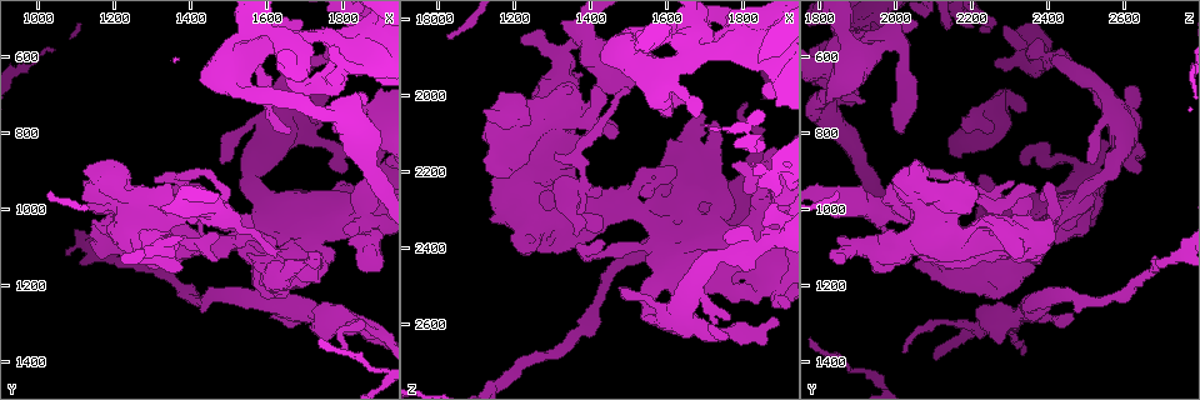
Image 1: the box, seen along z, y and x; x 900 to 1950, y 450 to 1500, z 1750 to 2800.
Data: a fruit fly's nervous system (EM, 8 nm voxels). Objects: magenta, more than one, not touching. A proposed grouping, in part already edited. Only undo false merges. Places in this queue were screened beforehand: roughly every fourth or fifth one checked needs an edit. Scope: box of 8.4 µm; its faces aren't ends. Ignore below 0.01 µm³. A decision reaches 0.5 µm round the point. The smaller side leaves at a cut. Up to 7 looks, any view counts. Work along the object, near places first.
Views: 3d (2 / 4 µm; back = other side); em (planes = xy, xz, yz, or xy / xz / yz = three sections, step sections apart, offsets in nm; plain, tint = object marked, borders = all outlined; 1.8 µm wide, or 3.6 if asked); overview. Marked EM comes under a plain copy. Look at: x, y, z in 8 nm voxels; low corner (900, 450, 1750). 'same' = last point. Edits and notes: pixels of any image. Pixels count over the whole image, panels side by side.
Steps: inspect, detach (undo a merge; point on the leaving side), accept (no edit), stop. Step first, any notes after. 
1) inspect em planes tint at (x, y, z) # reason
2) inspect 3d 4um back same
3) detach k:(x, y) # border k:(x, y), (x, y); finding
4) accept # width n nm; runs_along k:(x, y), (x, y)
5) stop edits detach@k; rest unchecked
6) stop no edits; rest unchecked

inspect 3d 2um at (1660, 555, 1885) # sharp bend

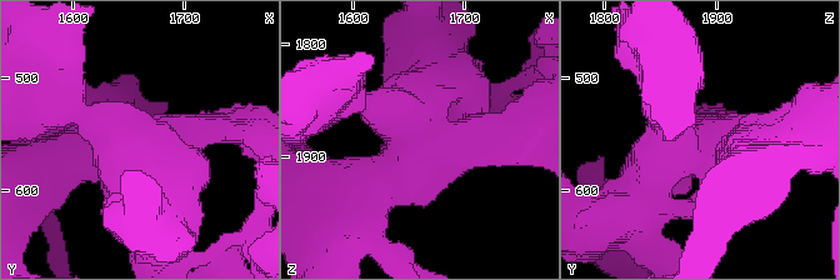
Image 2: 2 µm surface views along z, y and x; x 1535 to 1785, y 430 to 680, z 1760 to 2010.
inspect em planes tint at (1658, 552, 1878)

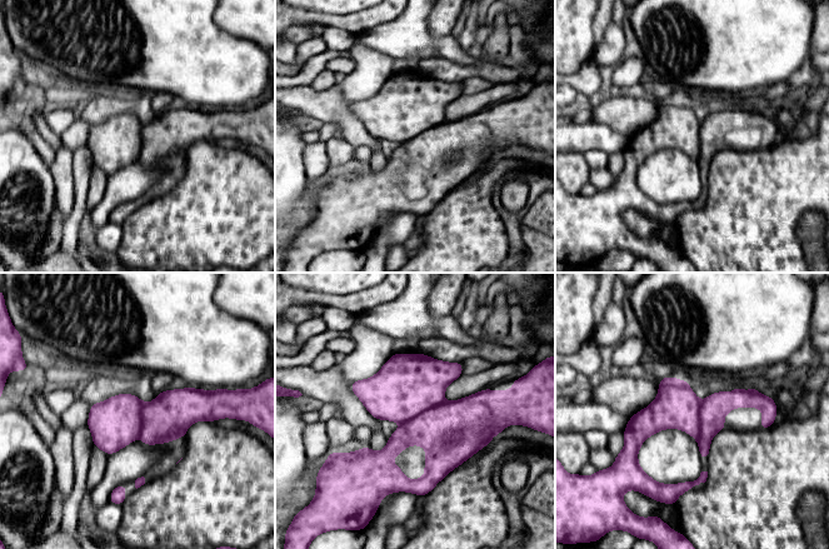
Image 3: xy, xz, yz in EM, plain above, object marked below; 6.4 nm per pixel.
accept # runs_along 3:(770, 407), (663, 413), (628, 444); one cell here

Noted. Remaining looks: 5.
inspect em xz step 16 tint at (1295, 960, 2015) # touches itself

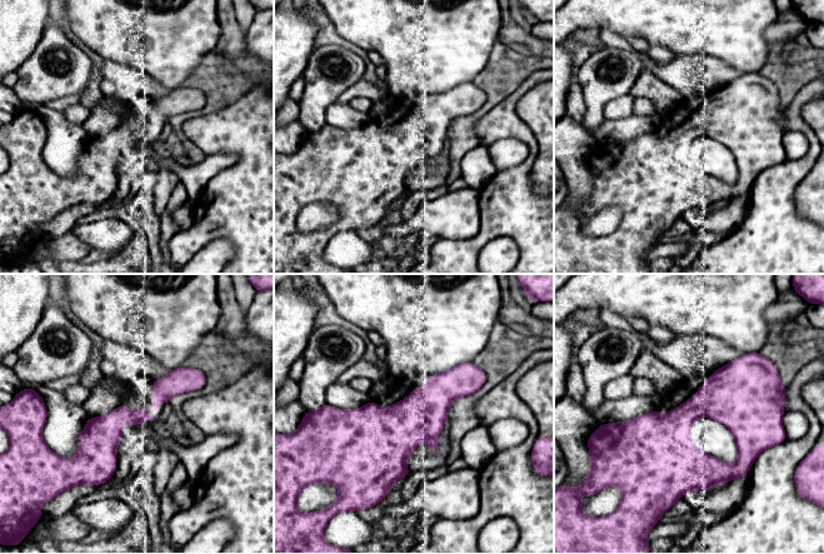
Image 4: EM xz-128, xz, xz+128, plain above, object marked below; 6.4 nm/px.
accept # width 120 nm; one cell here

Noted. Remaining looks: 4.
inspect em xy step 8 tint at (1850, 1295, 2130) # a narrow waist

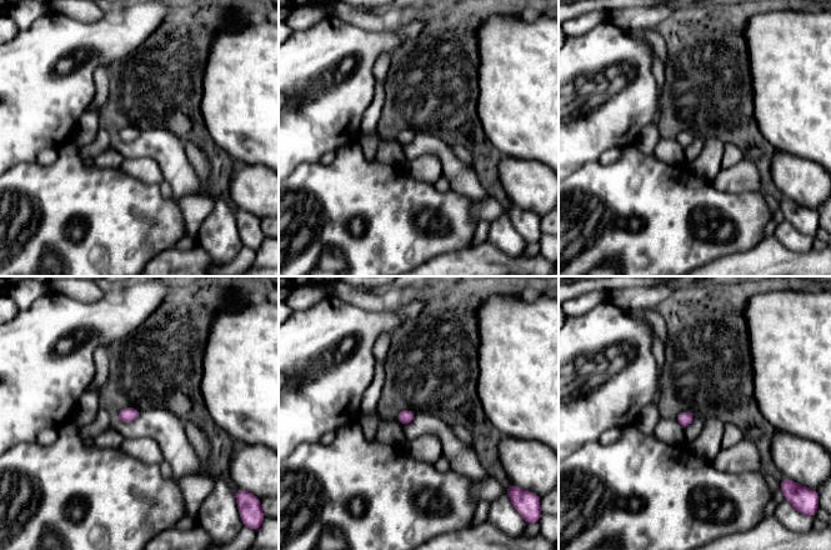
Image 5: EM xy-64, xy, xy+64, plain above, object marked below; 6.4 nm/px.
inspect em planes tint same # cut it another way

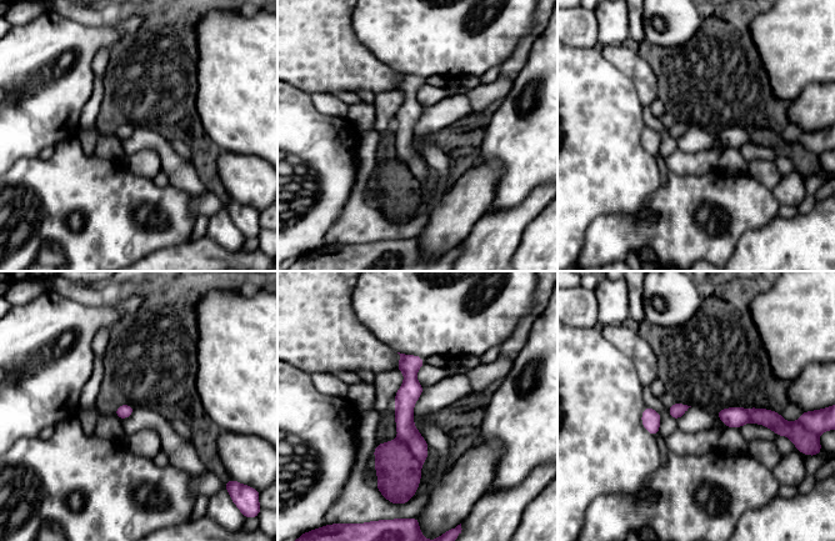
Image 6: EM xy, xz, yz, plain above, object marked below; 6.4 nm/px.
detach 6:(399, 472) # border 6:(399, 437), (420, 464); two cells meet here

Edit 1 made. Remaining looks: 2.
stop edits detach@6; rest unchecked

